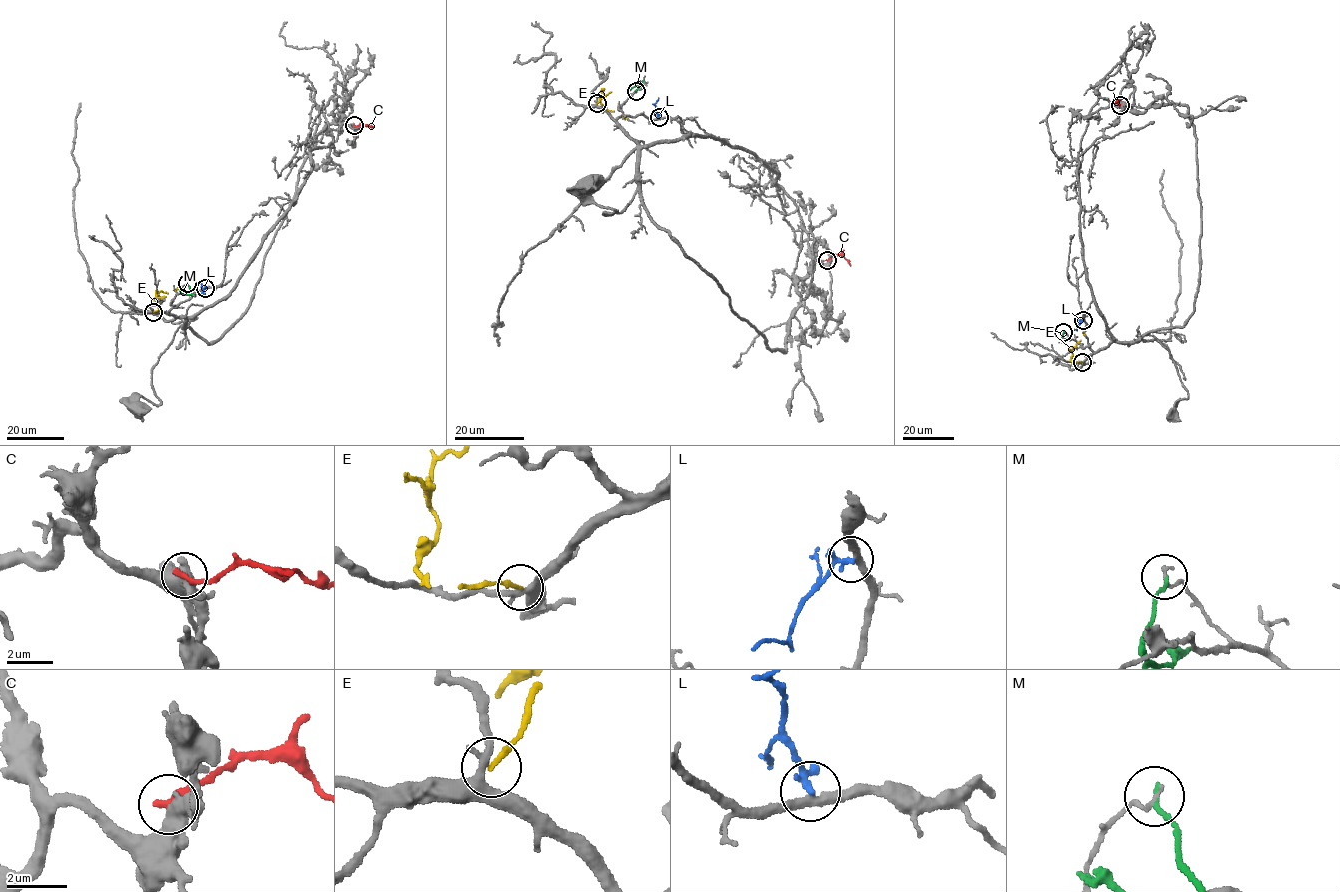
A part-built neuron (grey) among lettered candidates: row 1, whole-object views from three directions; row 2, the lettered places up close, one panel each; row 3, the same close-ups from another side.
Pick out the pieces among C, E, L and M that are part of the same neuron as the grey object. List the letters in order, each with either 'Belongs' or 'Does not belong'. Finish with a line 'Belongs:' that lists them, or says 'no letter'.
C: Does not belong
E: Does not belong
L: Does not belong
M: Does not belong
Belongs: no letter

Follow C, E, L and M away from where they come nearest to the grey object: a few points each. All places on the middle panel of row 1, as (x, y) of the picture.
C: (827, 260), (842, 255), (850, 266)
E: (597, 103), (603, 89), (597, 97), (605, 107), (624, 119), (626, 117)
L: (658, 117), (655, 105), (658, 97)
M: (635, 90), (641, 81), (627, 92)

